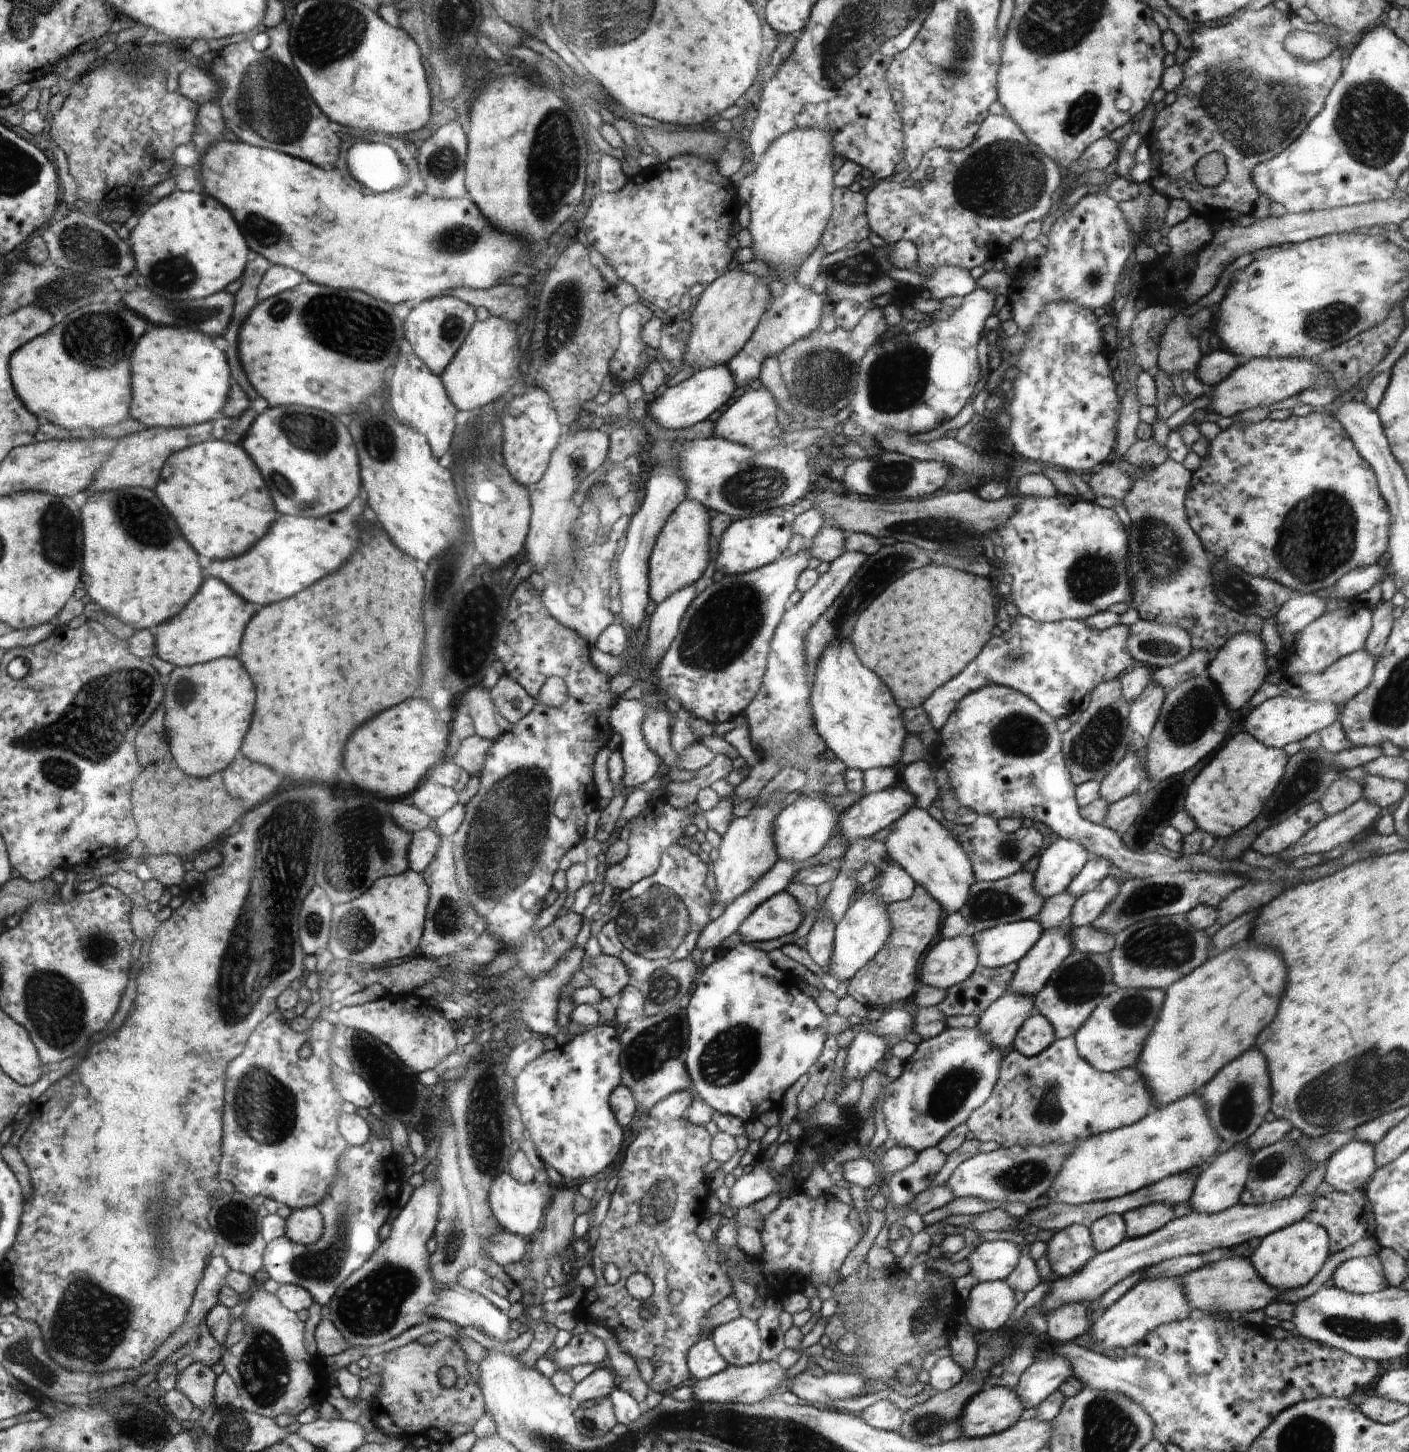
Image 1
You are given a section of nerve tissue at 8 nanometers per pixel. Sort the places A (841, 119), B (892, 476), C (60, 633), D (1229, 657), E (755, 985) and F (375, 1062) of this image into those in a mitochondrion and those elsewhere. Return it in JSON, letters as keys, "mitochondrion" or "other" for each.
{"A":"other","B":"mitochondrion","C":"other","D":"other","E":"other","F":"mitochondrion"}

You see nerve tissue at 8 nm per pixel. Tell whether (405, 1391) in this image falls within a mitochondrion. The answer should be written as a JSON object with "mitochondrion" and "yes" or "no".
{"mitochondrion":"no"}

